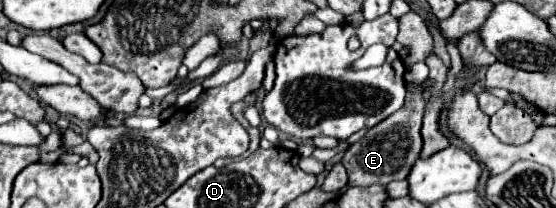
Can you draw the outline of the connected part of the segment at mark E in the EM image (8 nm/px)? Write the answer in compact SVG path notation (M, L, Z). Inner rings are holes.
M423 88L417 94L407 94L405 106L373 126L365 138L355 142L343 154L343 166L349 174L349 186L371 186L371 184L389 184L393 180L405 180L411 166L421 154L421 122L423 122Z

